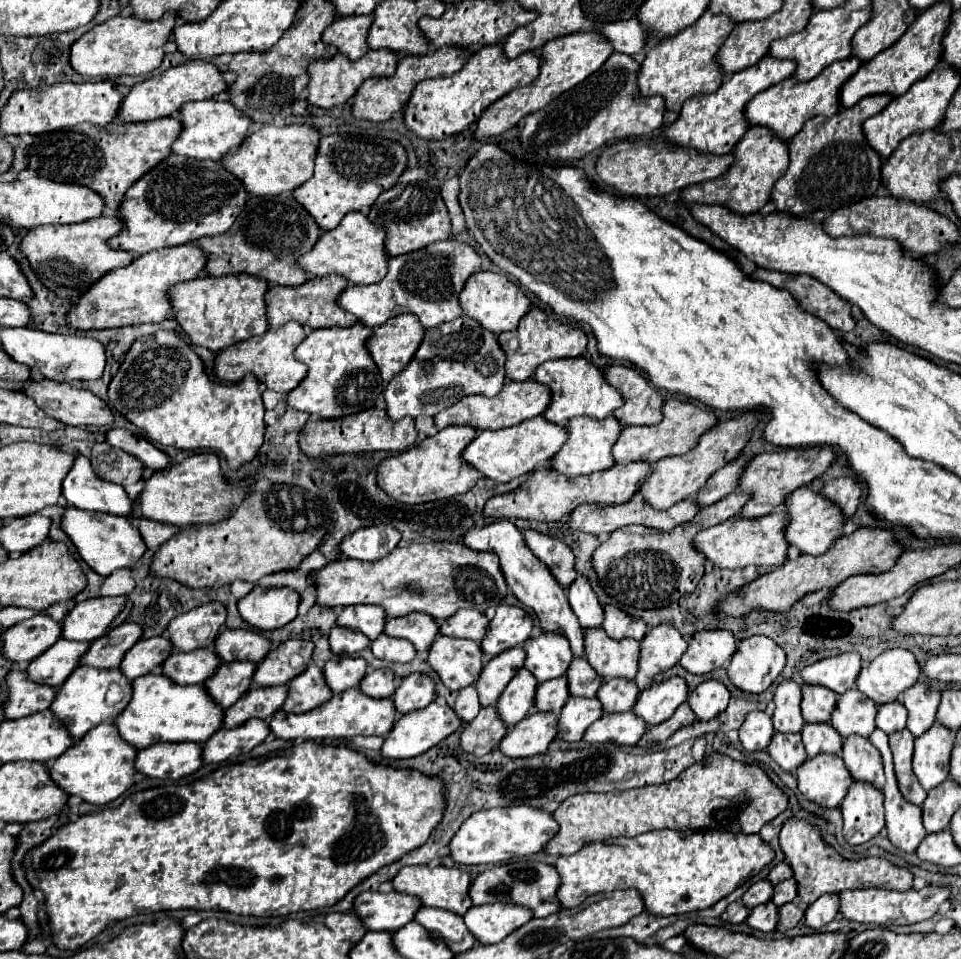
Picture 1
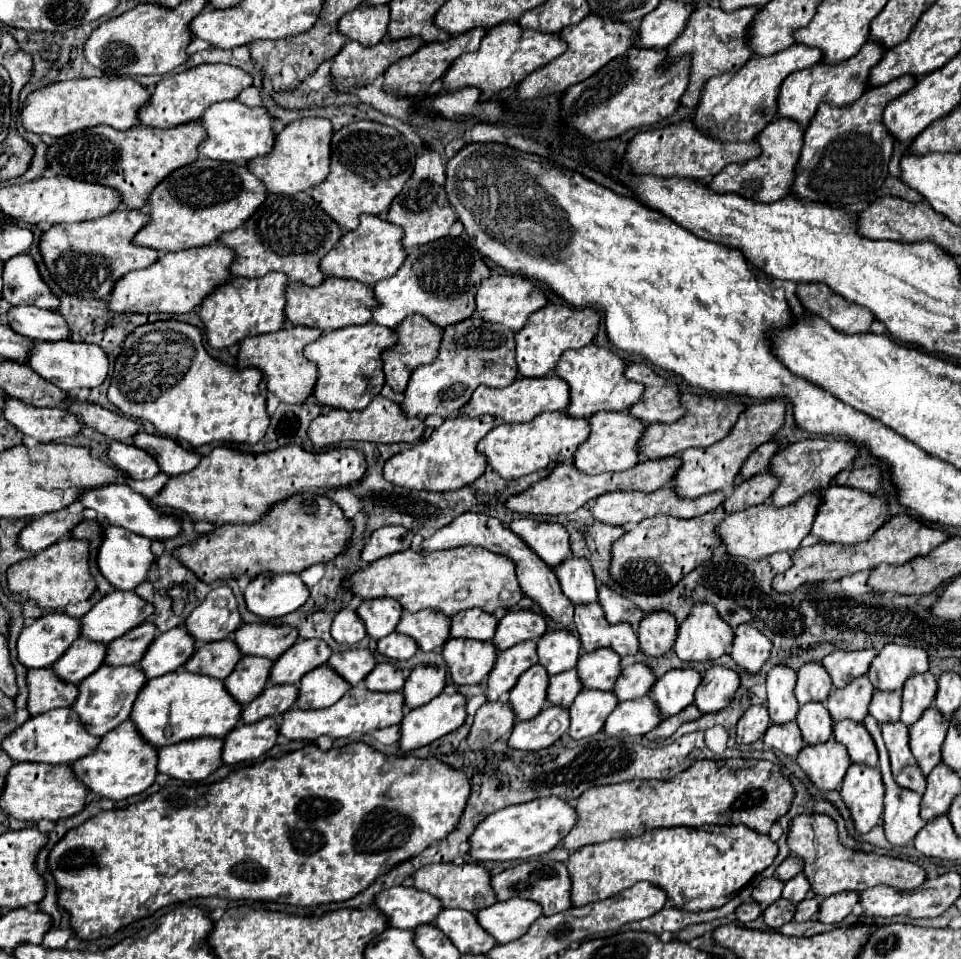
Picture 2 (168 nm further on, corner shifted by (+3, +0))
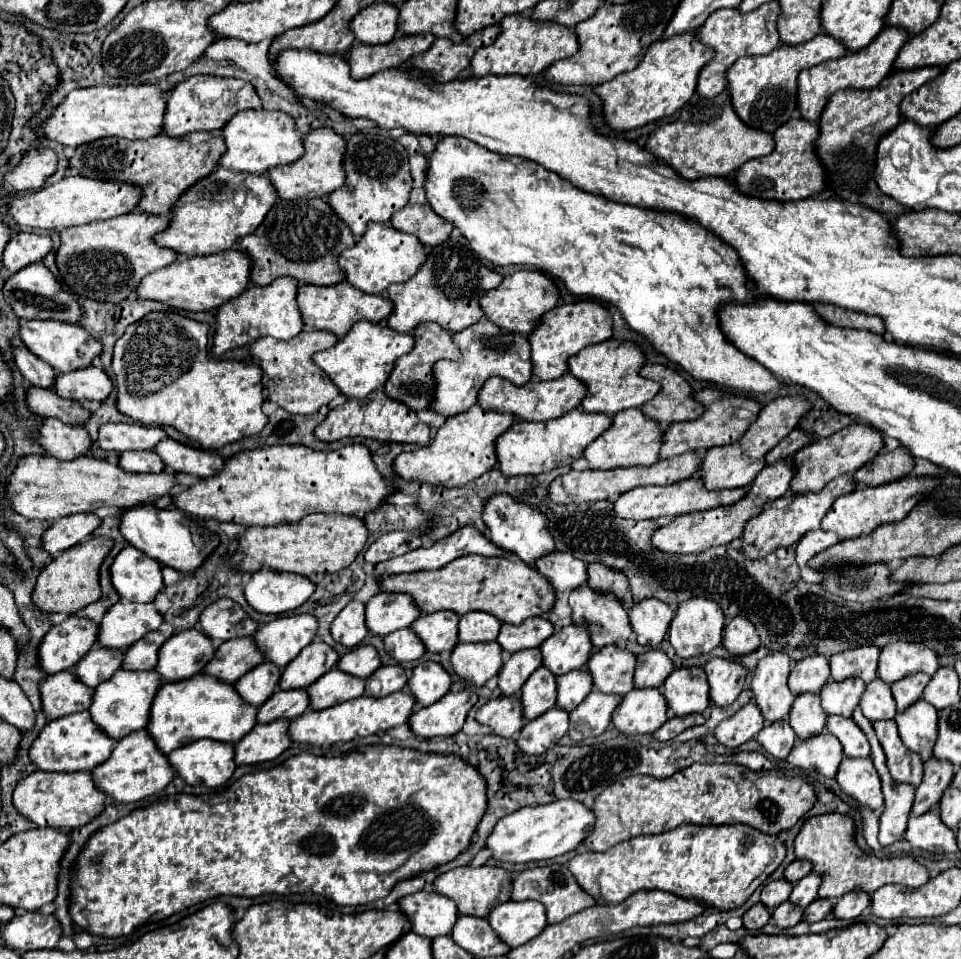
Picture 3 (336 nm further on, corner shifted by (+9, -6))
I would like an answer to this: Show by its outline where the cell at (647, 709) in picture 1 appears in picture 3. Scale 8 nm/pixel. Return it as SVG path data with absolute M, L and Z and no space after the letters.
M702 667L674 669L664 681L664 695L674 715L702 713L710 707L710 685Z

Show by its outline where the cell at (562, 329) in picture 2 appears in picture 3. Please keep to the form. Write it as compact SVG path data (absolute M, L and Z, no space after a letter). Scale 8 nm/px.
M582 299L576 303L566 303L554 307L542 319L542 325L530 335L532 363L536 379L558 379L568 371L568 357L576 355L580 349L600 343L612 337L612 317L608 309L594 299Z

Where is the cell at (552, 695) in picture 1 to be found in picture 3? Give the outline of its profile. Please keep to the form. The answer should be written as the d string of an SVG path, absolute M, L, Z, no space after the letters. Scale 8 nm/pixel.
M588 669L570 671L558 677L558 701L556 705L564 711L576 709L592 691L592 677Z

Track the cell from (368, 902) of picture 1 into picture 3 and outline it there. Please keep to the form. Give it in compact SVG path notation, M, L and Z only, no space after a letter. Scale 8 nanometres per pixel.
M418 891L400 901L402 911L412 921L412 931L430 939L450 935L458 919L456 903L436 891Z

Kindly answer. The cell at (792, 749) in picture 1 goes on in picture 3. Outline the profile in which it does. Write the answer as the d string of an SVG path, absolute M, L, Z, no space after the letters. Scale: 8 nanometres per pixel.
M786 719L768 723L760 733L758 733L758 743L776 759L786 759L790 749L796 743L796 733L788 725Z

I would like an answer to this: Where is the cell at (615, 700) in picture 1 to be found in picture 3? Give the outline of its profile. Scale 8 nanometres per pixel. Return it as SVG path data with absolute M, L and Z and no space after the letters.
M652 649L644 655L638 655L638 665L636 665L636 685L640 689L644 687L660 687L662 681L674 671L672 659L666 655L662 649Z

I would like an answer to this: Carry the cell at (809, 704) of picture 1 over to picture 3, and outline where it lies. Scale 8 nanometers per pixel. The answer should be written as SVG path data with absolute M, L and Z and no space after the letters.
M810 655L798 661L790 673L788 687L794 695L820 693L830 679L830 661L824 655Z

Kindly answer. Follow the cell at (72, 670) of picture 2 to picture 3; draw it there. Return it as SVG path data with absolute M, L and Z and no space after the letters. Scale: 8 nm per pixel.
M94 647L76 667L74 673L90 687L98 687L102 681L108 681L122 667L124 651Z

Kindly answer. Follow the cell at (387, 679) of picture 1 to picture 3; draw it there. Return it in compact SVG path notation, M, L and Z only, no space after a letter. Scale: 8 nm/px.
M382 665L366 679L366 695L370 697L386 697L394 691L402 691L406 687L406 671L400 665Z

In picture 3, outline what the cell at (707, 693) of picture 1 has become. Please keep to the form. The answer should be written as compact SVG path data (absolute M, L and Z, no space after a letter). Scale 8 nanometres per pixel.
M714 657L704 665L704 671L708 675L710 683L710 697L712 705L732 705L734 699L744 689L744 681L748 675L748 669L736 661Z

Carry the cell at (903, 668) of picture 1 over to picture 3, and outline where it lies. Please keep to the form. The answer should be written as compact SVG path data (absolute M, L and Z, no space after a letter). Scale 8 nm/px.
M894 641L882 647L880 663L878 663L878 677L884 683L894 683L910 673L928 673L934 675L938 669L938 655L934 649L926 647L924 643L910 643L910 641Z

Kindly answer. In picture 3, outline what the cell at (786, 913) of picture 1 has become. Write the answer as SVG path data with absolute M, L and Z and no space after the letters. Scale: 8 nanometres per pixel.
M816 899L808 909L806 909L806 921L814 923L814 921L822 921L832 913L834 905L828 899Z

